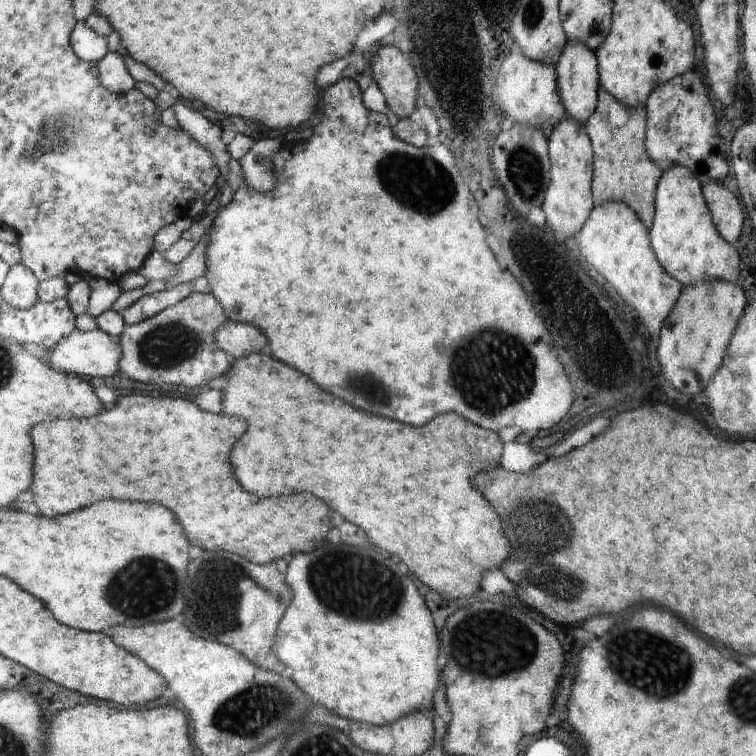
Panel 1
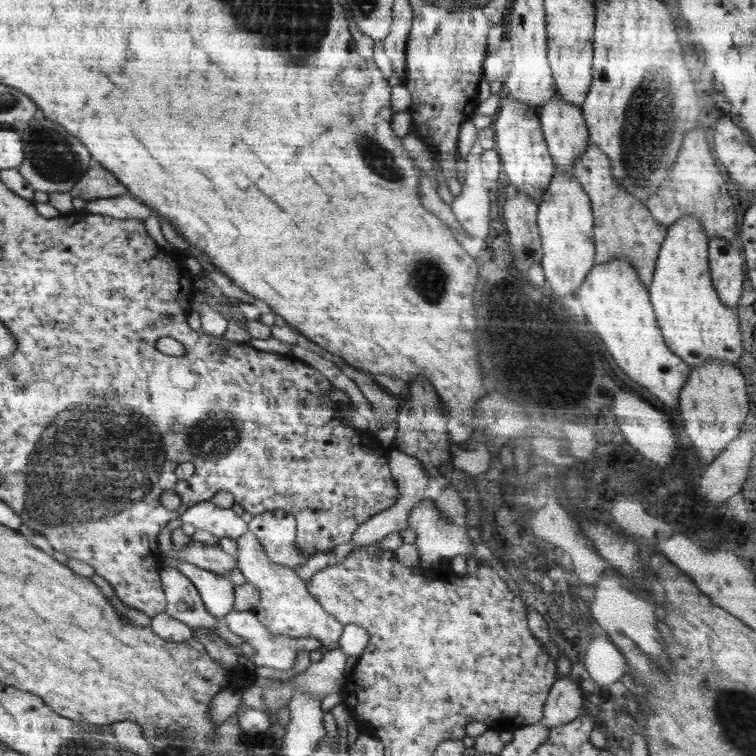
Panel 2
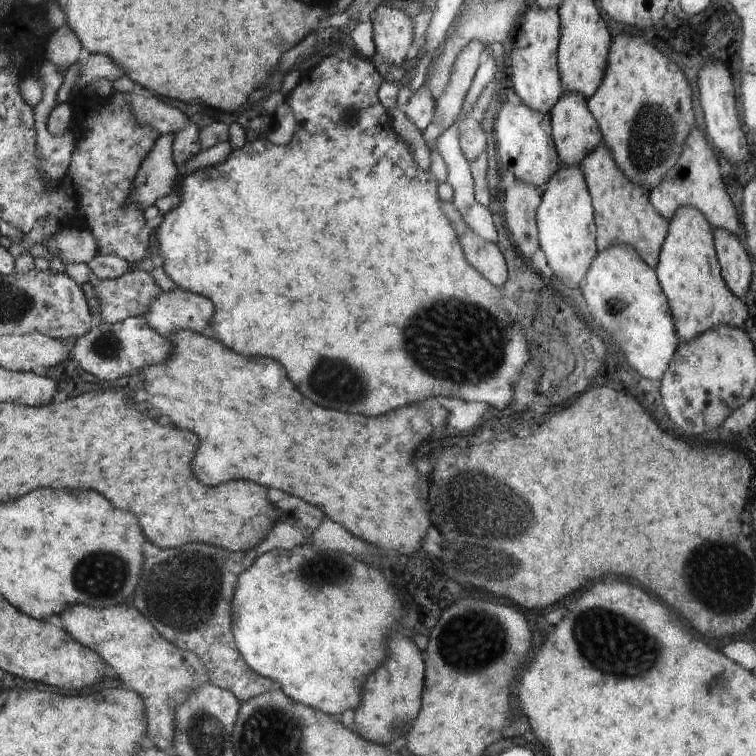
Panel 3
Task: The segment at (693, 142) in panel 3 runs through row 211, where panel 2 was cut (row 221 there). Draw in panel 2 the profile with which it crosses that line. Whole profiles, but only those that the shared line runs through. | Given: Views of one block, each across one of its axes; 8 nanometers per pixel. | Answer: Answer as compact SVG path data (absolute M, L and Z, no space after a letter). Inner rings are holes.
M700 124L694 126L686 133L680 152L676 156L676 162L672 164L666 180L662 182L659 190L647 201L650 215L658 222L658 226L668 228L674 222L680 221L683 217L696 218L708 238L720 238L720 240L734 240L739 230L739 220L732 206L727 184L717 165L717 158L714 156L708 138L704 138L704 130L698 130Z

